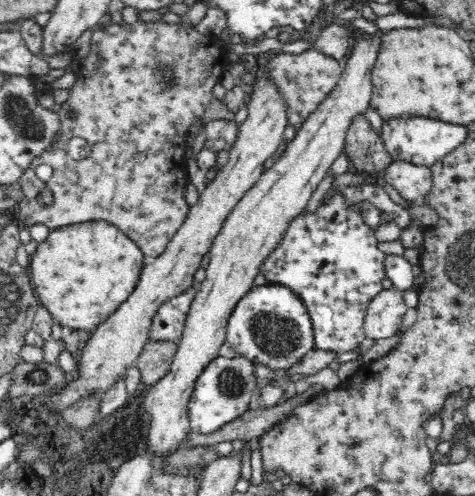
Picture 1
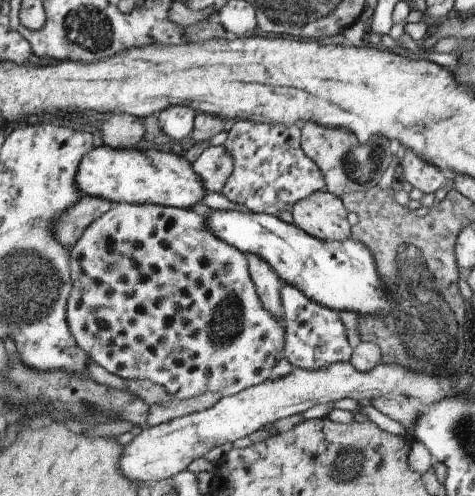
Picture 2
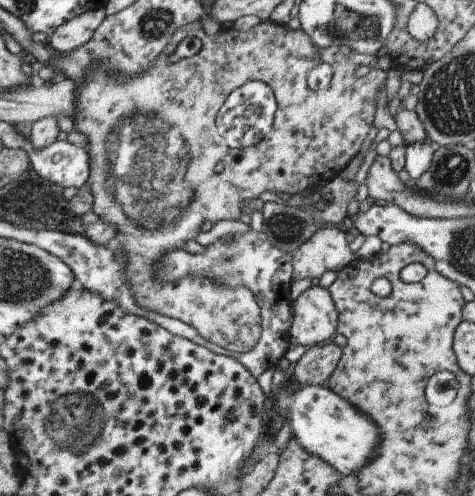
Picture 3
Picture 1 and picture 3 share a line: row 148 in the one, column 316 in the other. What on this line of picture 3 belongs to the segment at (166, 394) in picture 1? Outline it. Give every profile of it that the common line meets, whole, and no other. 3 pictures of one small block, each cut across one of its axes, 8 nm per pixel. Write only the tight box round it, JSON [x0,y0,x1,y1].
[291,286,341,346]

